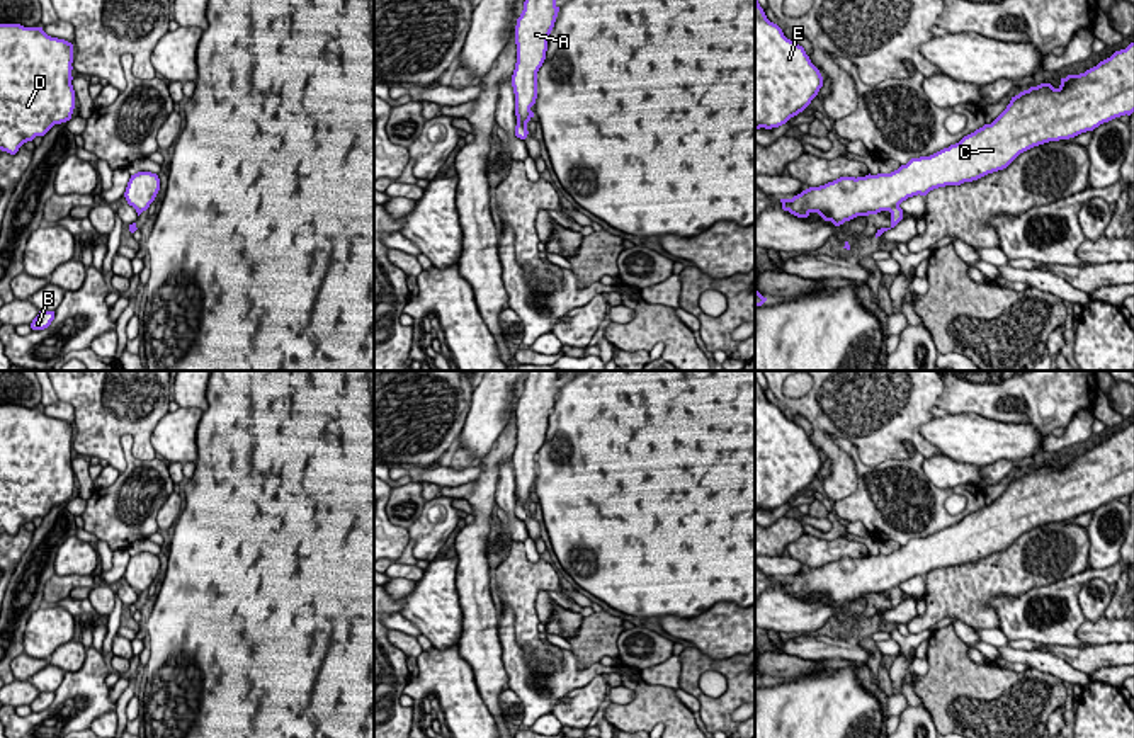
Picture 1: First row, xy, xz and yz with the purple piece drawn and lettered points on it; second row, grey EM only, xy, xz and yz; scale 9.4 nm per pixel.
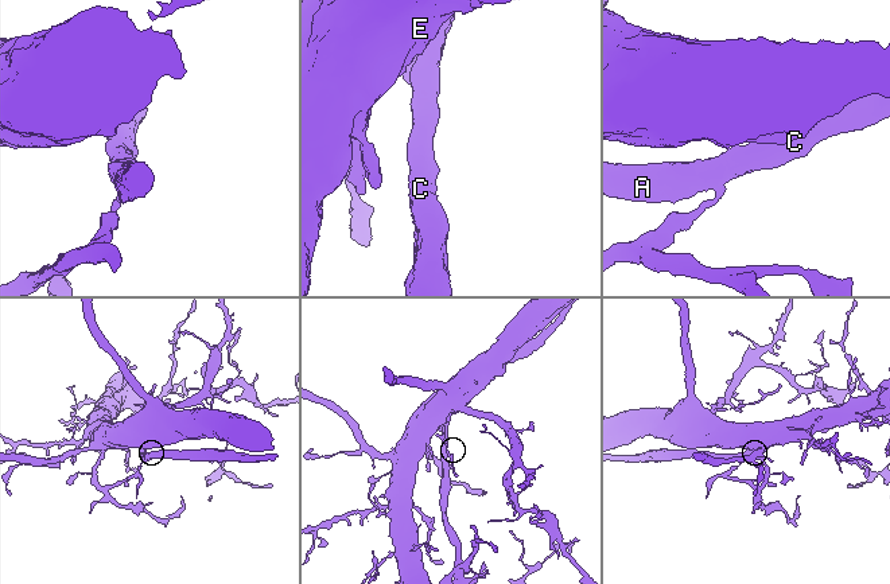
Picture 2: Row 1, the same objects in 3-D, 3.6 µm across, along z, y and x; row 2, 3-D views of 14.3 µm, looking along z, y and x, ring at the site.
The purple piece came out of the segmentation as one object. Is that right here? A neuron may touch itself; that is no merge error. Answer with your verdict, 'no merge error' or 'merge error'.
merge error

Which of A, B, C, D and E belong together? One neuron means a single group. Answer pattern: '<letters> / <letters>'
A C / B D E

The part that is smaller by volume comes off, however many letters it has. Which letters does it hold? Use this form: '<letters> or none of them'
A, C

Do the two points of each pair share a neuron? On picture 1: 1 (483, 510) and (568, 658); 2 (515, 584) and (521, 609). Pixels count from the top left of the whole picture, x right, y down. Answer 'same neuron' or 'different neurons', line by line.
1: different neurons
2: same neuron

